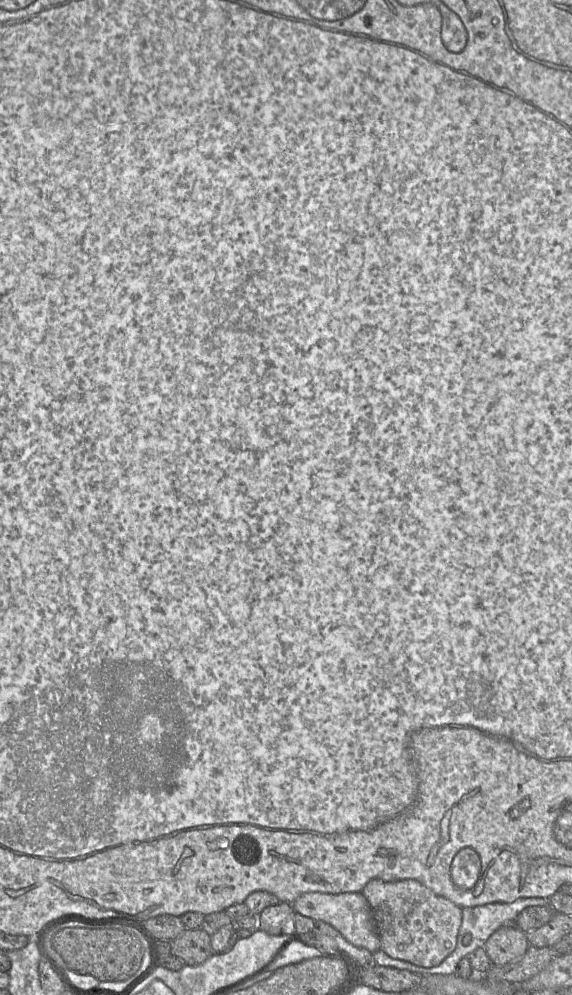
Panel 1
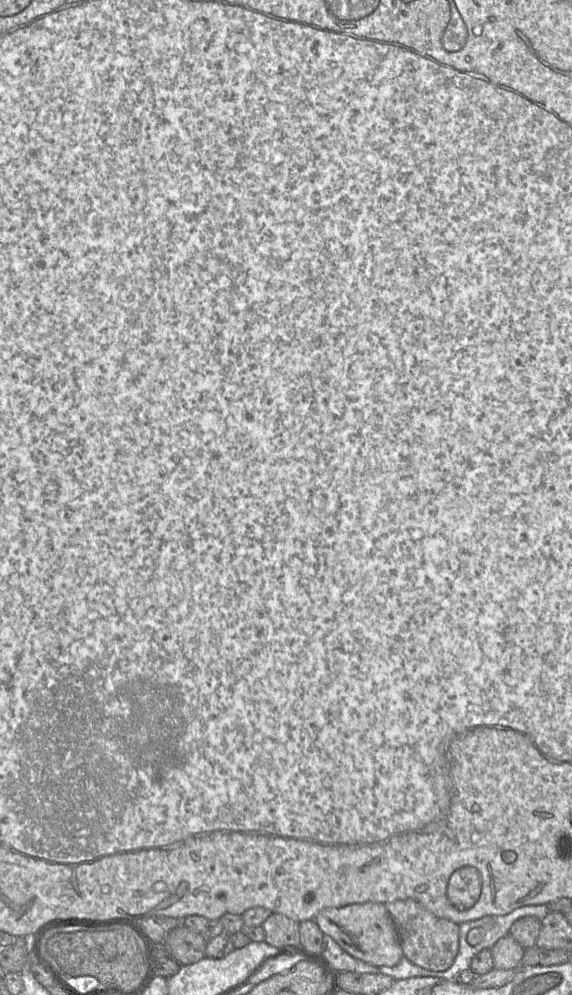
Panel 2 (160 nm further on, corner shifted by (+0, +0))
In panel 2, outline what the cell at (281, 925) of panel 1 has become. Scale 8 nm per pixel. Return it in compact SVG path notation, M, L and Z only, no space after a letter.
M272 913L261 925L265 932L265 942L278 950L297 947L300 943L300 922L283 914Z

